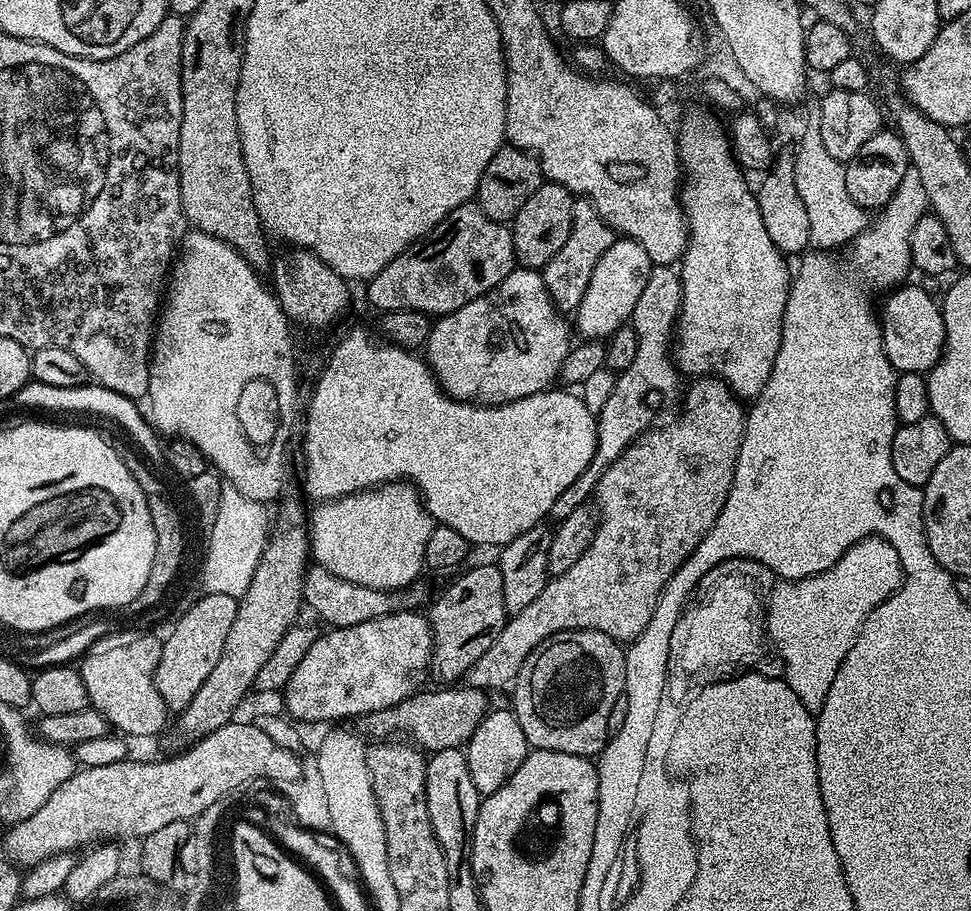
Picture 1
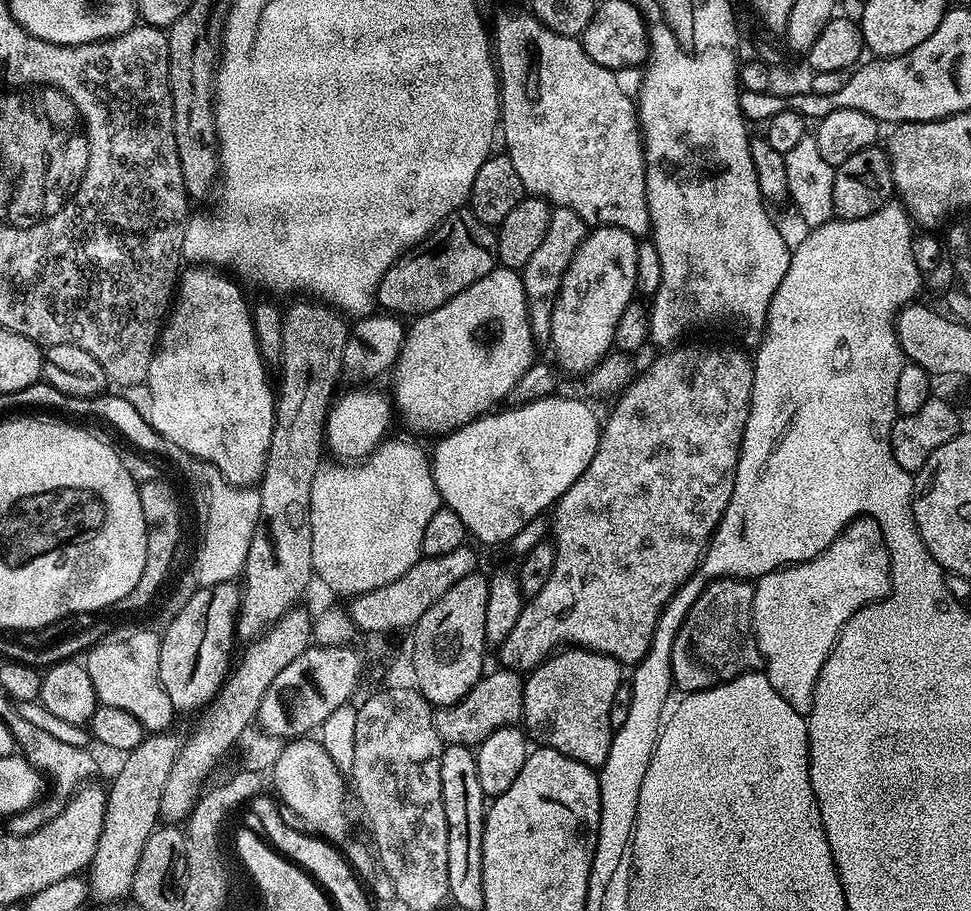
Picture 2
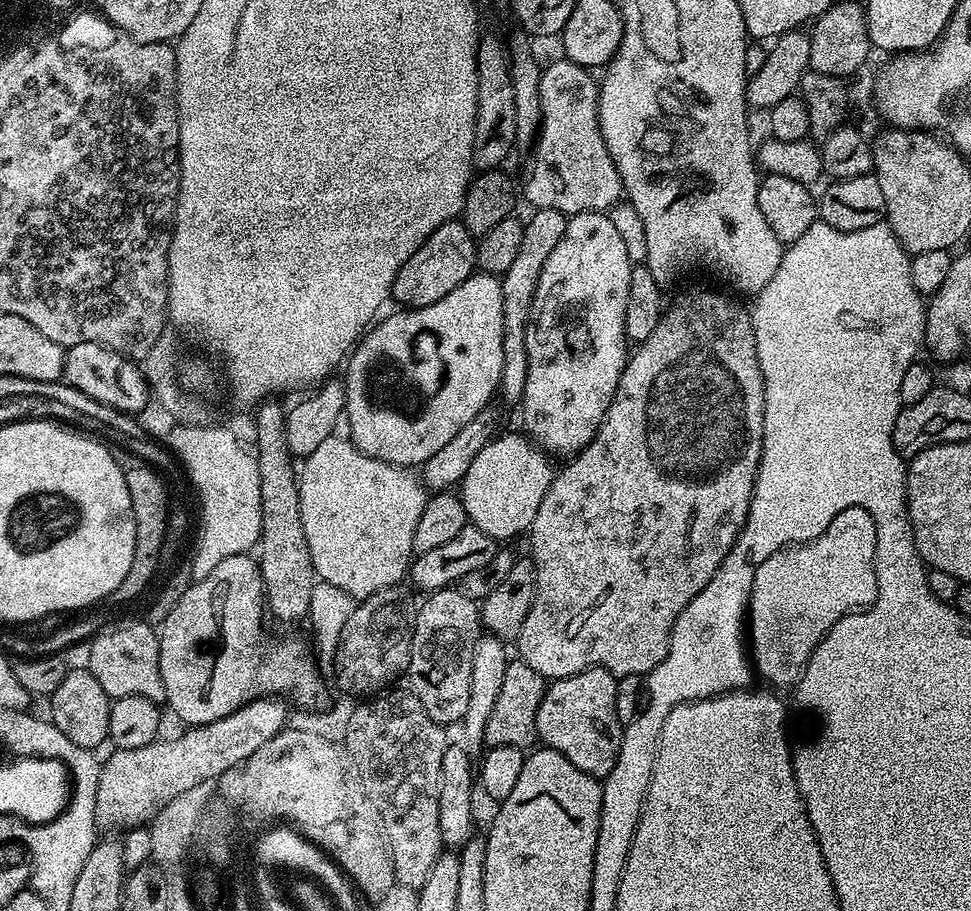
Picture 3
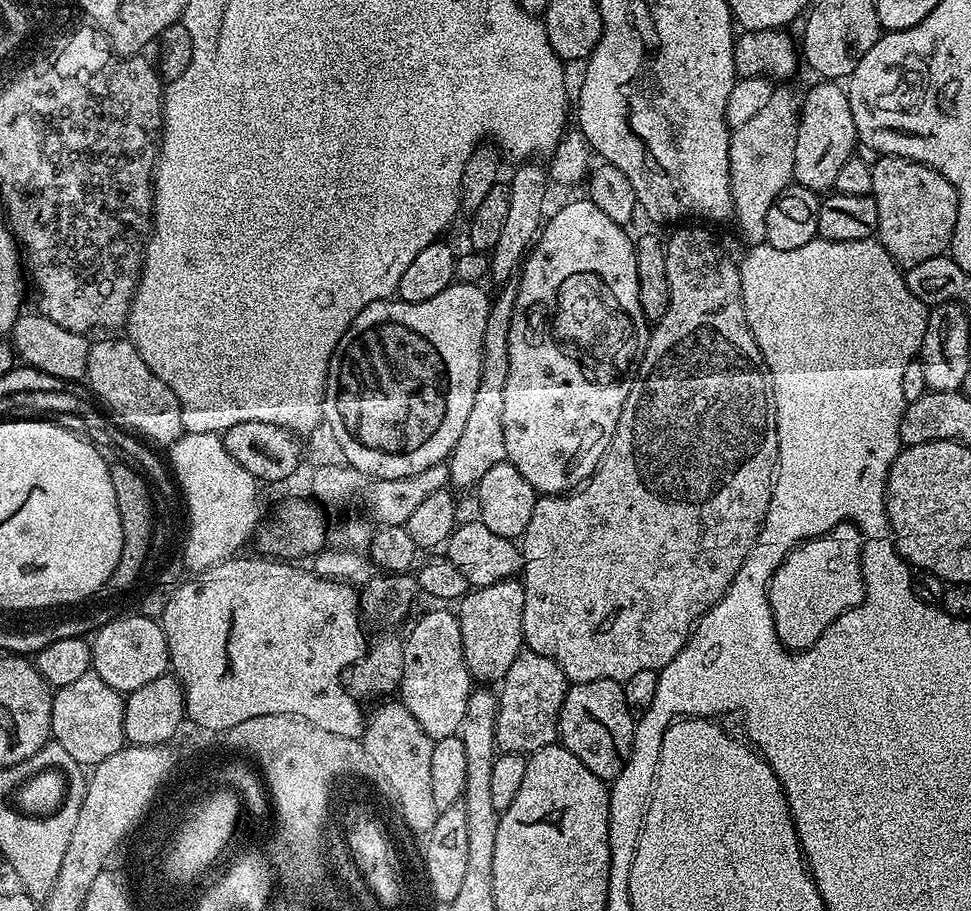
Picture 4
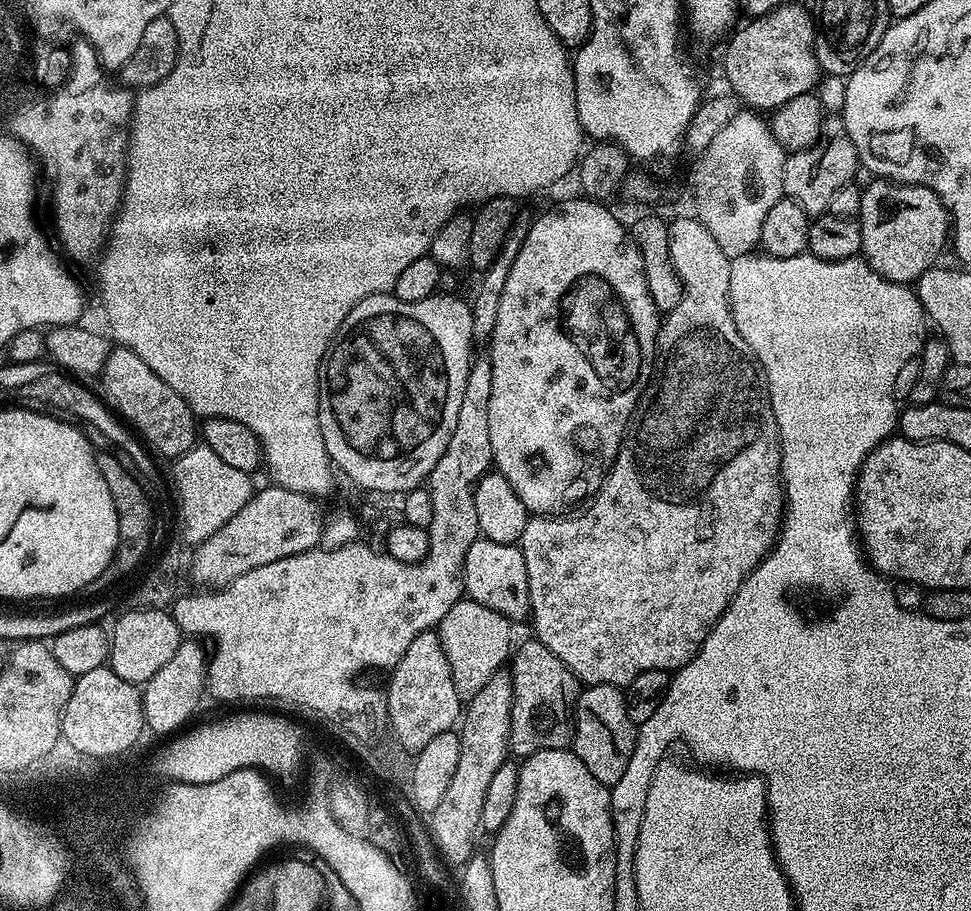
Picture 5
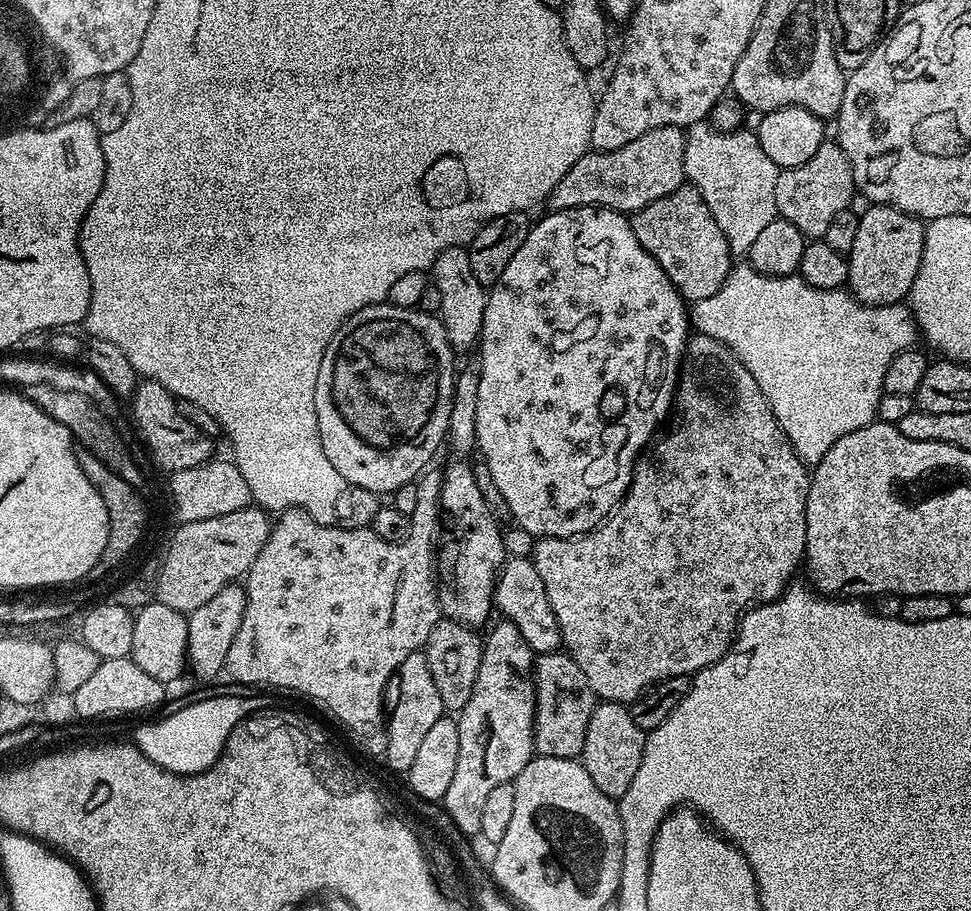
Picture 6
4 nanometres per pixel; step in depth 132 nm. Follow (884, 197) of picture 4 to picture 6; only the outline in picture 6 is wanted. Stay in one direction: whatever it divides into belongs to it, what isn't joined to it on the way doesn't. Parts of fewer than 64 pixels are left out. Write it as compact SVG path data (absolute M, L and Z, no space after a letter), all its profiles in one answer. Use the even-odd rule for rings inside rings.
M872 204L859 213L858 235L848 257L847 291L863 304L898 304L907 297L922 260L925 221L889 204Z

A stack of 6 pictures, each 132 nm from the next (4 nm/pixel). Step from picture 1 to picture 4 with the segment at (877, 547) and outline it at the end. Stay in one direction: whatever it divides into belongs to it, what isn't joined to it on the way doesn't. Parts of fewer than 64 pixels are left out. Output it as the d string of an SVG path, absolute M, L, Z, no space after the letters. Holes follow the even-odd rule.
M841 522L838 526L834 526L826 534L816 536L812 540L806 540L802 544L796 545L790 550L790 554L778 566L778 570L772 575L772 581L768 584L768 601L770 602L770 610L774 618L774 626L776 627L776 636L783 642L784 647L789 652L803 652L805 648L811 646L814 642L818 642L818 638L830 626L830 622L834 622L842 614L846 614L850 610L859 608L864 600L864 579L862 578L862 562L860 555L862 554L863 538L860 537L860 530L851 522Z

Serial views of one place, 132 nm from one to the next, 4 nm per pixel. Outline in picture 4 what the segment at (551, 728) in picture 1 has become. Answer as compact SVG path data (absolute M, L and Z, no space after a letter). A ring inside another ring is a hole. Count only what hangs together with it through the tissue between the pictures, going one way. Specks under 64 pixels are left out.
M591 680L569 687L560 711L558 740L574 758L578 758L578 762L582 762L582 766L586 766L586 770L590 770L590 774L605 782L616 780L630 758L635 729L636 720L628 711L621 681Z

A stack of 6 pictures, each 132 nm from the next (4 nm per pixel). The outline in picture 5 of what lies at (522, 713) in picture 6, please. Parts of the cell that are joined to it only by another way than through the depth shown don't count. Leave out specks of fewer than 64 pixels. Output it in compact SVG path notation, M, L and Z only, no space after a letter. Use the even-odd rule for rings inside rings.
M499 670L472 700L467 701L459 729L462 754L458 757L458 767L454 769L454 779L450 781L446 795L438 801L438 806L434 806L426 820L440 856L449 865L463 866L477 855L476 839L482 836L480 823L486 786L490 786L490 778L494 778L498 766L502 766L510 756L508 739L511 717L512 677L507 671Z

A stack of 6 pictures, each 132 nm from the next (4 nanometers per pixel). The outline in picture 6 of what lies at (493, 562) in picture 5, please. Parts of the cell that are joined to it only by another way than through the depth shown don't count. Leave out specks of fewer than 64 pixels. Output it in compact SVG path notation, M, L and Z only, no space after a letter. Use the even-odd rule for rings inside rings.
M513 556L505 559L500 565L496 578L494 608L505 620L518 626L518 634L526 638L533 653L554 652L561 647L560 627L554 618L554 610L550 610L550 602L546 598L546 590L542 586L542 578L538 578L538 570L526 556Z

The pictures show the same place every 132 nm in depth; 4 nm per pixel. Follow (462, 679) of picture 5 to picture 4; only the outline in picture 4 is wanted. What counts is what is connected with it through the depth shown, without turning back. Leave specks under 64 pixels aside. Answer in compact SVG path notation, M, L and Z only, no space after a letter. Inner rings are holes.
M516 578L499 580L488 587L471 589L458 602L456 613L462 634L463 657L468 672L480 682L498 682L510 668L524 646L522 614L525 610L525 590Z

